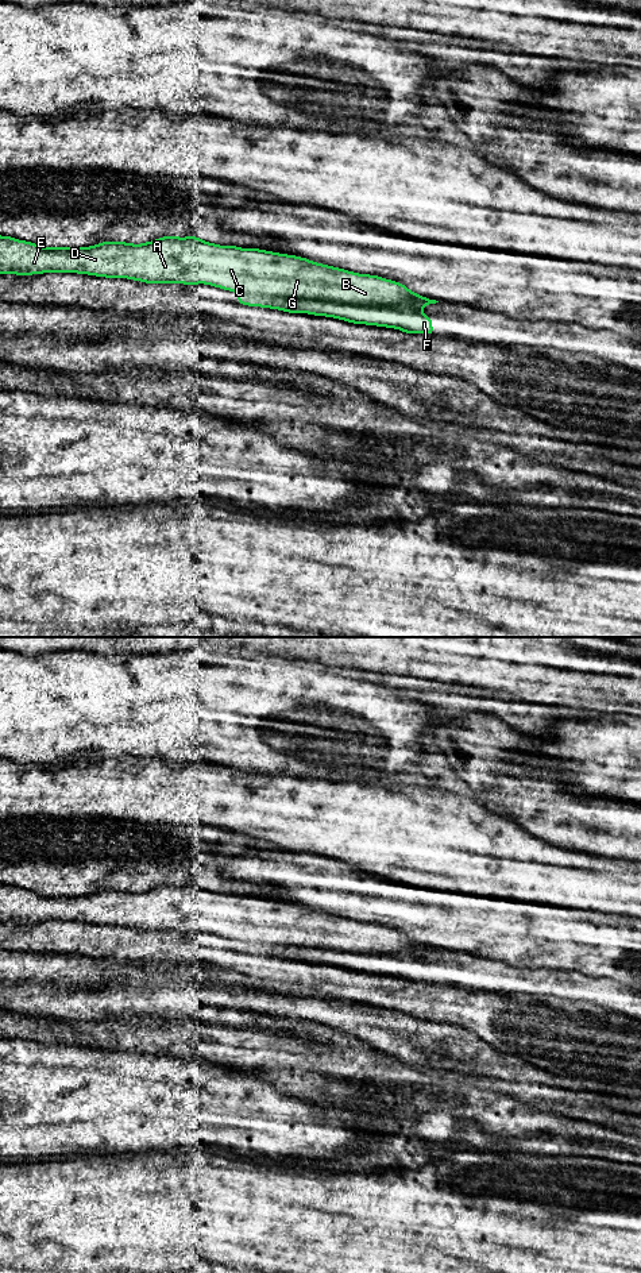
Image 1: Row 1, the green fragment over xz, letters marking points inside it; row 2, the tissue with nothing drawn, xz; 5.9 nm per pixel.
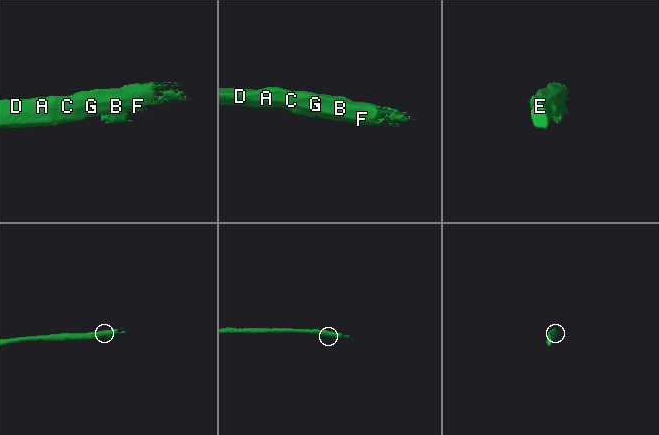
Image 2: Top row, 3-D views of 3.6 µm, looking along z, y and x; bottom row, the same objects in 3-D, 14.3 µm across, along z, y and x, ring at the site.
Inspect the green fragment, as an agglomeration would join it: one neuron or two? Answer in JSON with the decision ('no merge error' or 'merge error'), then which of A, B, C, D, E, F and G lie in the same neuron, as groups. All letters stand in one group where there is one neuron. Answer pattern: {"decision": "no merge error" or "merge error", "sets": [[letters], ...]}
{"decision": "no merge error", "sets": [["A", "B", "C", "D", "E", "F", "G"]]}

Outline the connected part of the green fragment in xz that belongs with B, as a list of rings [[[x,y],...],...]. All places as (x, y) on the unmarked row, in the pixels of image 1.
[[[192,883],[162,884],[142,892],[103,890],[90,895],[42,895],[12,884],[0,884],[0,922],[31,923],[50,919],[128,926],[146,931],[205,931],[236,940],[240,953],[395,976],[408,983],[435,983],[432,965],[420,958],[439,950],[379,923],[358,922],[306,906],[259,896],[219,894]]]

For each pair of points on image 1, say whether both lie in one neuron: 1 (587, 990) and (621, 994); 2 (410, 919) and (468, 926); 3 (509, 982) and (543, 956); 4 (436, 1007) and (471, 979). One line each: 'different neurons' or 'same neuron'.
1: same neuron
2: same neuron
3: different neurons
4: different neurons

